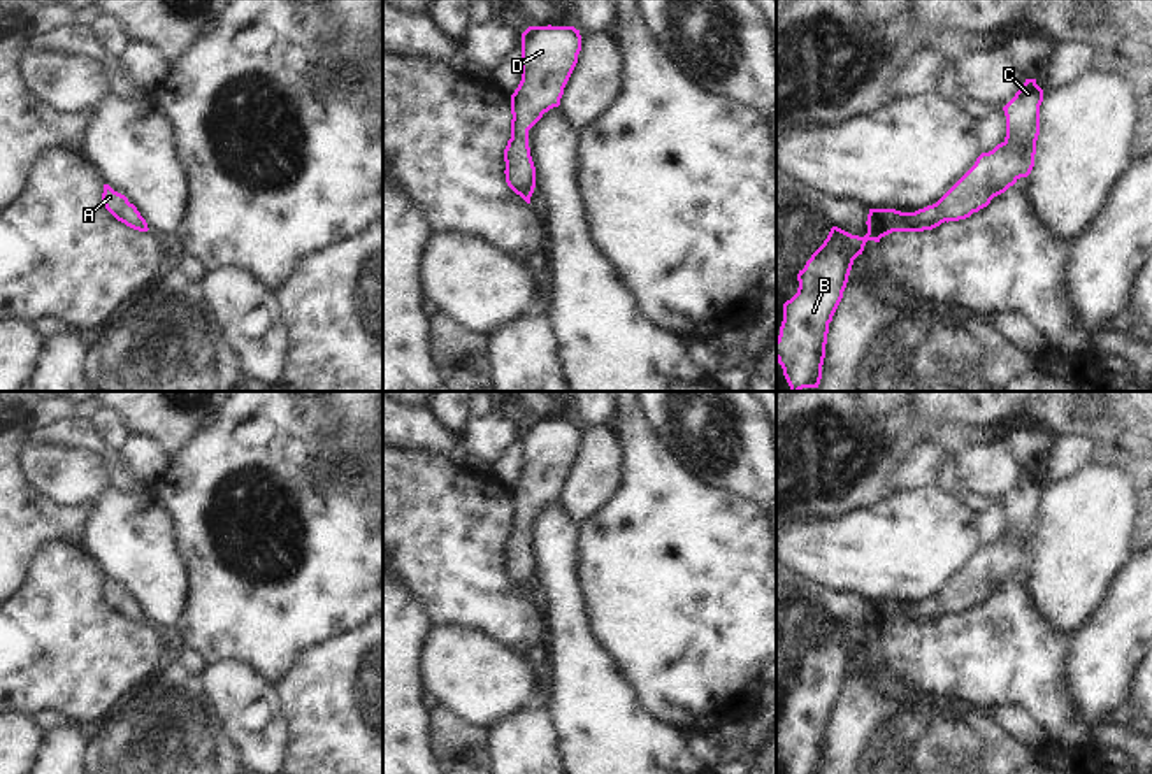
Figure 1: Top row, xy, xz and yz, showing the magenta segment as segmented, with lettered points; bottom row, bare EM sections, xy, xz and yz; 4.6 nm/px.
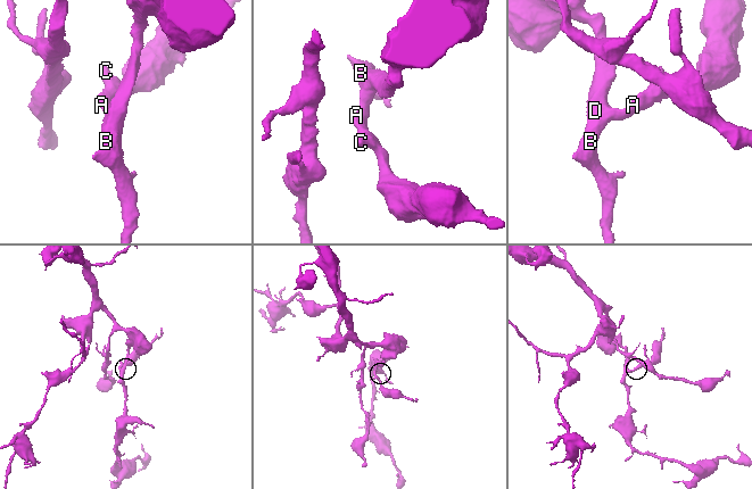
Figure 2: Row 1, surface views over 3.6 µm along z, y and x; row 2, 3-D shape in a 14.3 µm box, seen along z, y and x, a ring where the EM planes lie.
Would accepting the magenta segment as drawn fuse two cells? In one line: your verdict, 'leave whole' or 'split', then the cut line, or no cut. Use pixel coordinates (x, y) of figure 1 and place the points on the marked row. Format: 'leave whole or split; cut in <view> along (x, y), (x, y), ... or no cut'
leave whole; no cut

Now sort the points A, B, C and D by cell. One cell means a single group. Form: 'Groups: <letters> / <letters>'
Groups: A B C D.

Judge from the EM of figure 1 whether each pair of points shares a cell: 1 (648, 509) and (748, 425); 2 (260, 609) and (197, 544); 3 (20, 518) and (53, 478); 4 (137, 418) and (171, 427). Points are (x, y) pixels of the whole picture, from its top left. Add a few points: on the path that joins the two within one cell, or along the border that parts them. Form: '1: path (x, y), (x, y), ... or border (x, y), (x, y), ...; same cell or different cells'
1: border (661, 446), (685, 471), (727, 494); different cells
2: path (246, 594), (213, 560); same cell
3: border (18, 462), (23, 476), (53, 502), (79, 506); different cells
4: path (146, 418), (162, 418); same cell

